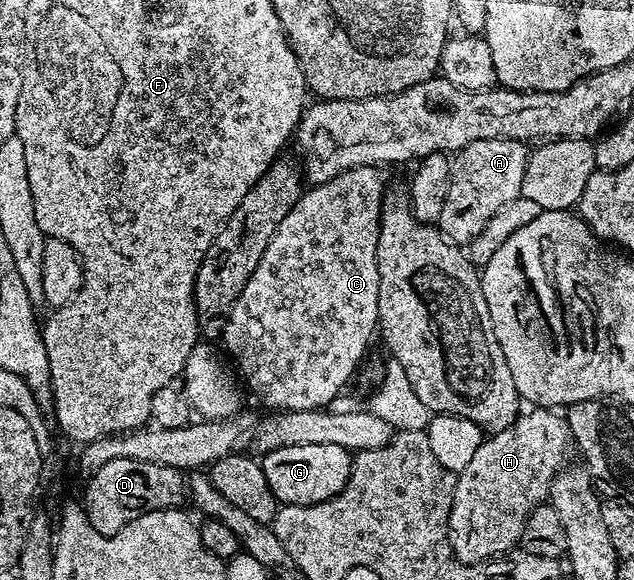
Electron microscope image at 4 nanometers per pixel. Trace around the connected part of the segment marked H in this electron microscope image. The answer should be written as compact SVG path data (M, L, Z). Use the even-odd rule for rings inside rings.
M530 409L511 427L498 431L494 436L483 438L480 449L464 469L457 472L454 500L450 510L450 550L460 563L485 563L499 555L505 555L518 547L524 521L536 508L547 502L550 486L558 472L563 470L566 454L572 451L570 427L565 418L554 409Z

